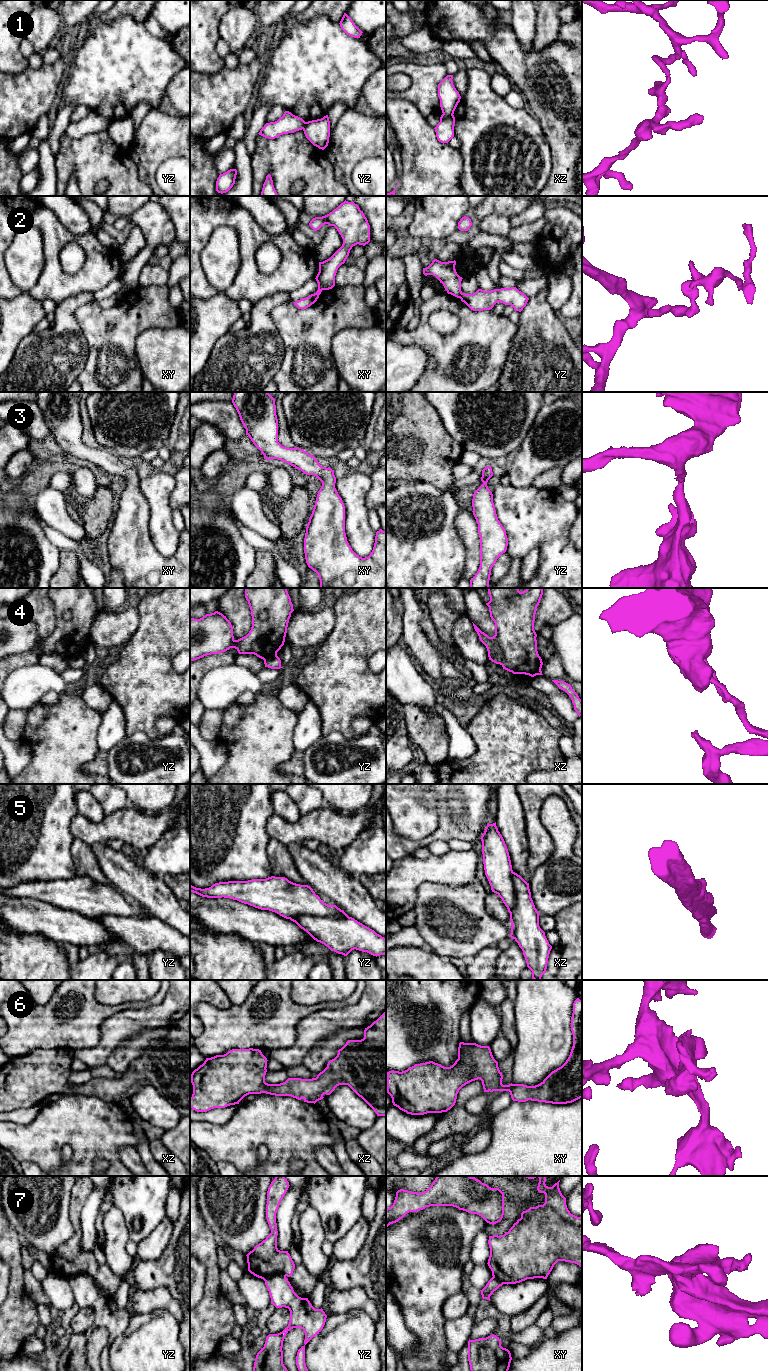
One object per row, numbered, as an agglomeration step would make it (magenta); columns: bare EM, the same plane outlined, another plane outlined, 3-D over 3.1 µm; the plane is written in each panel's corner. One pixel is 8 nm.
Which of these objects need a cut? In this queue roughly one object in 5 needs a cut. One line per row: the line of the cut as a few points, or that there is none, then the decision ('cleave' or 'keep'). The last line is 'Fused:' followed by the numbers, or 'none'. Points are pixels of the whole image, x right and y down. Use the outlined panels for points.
1: cut xz (442, 114), (452, 115); cleave
2: cut yz (462, 293), (459, 297); cleave
3: cut none; keep
4: cut yz (276, 653), (264, 660); cleave
5: cut yz (348, 916), (315, 917), (295, 915), (288, 918); cleave
6: cut none; keep
7: cut yz (285, 1275), (271, 1275), (264, 1280); cleave
Fused: 1, 2, 4, 5, 7

